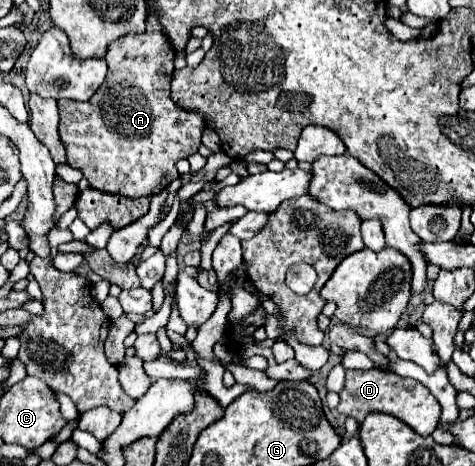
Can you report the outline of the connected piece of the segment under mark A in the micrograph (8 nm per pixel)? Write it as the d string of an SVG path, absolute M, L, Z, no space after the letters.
M148 16L144 34L124 36L112 42L112 46L108 46L108 54L104 58L108 64L108 76L100 86L100 90L88 102L58 100L58 110L60 110L58 132L60 140L66 146L68 164L72 168L80 168L92 188L128 198L158 194L174 178L178 178L176 162L198 152L202 144L204 118L196 112L182 110L178 104L172 102L170 80L174 72L172 66L174 58L176 52L170 46L166 34L160 30L158 20L154 16Z

